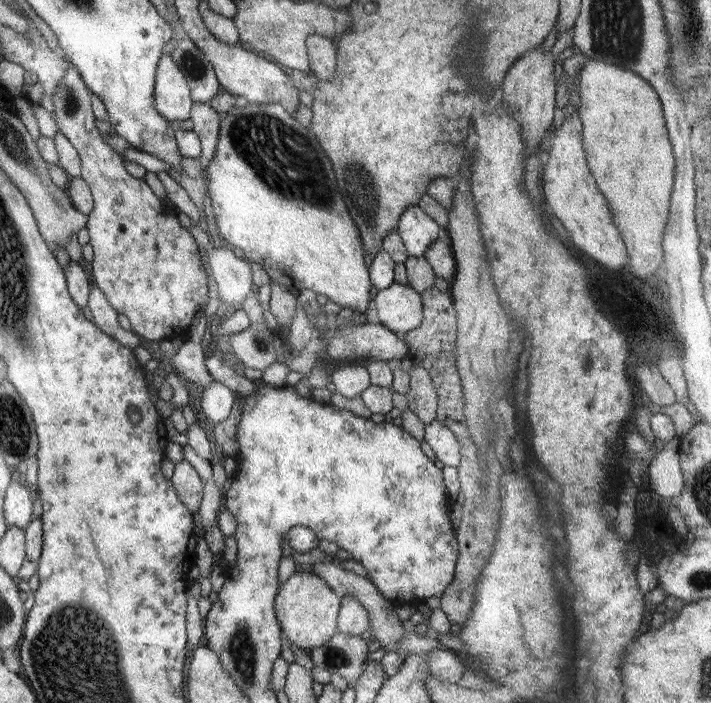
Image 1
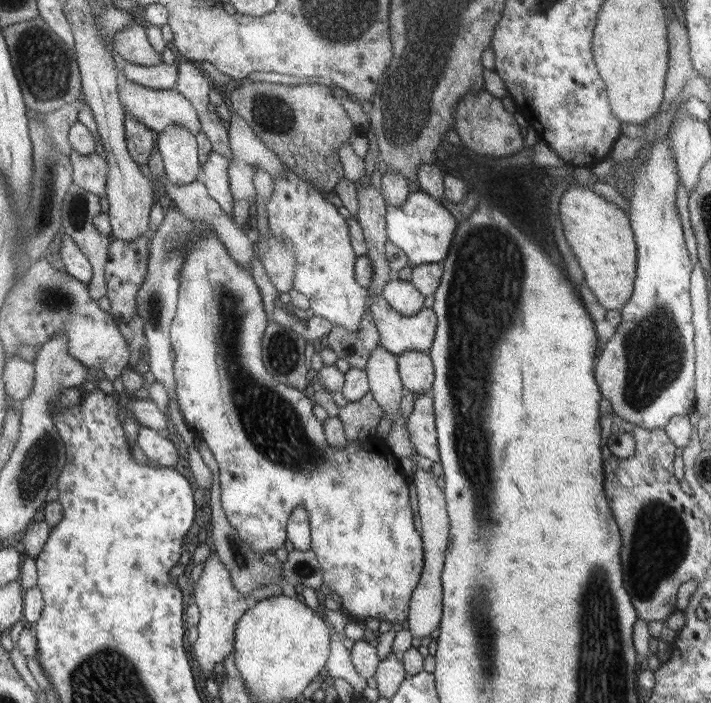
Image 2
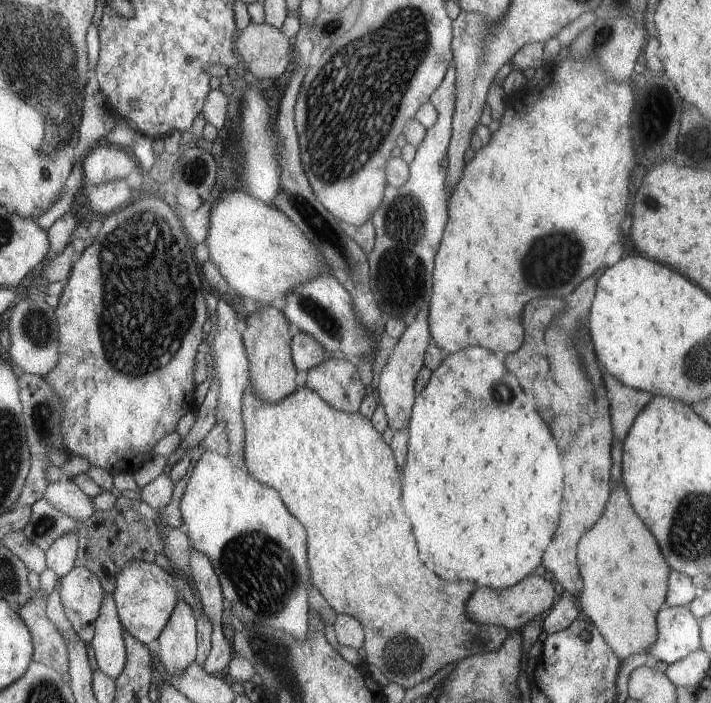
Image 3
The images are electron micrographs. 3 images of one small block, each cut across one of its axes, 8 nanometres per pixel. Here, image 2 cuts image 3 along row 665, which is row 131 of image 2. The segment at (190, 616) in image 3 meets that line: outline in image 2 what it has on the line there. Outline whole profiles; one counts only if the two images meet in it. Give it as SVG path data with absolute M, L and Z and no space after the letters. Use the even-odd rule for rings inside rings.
M177 123L167 125L163 131L156 134L154 144L158 146L164 174L171 184L181 186L181 184L189 184L200 178L200 164L197 156L196 140L185 127Z

